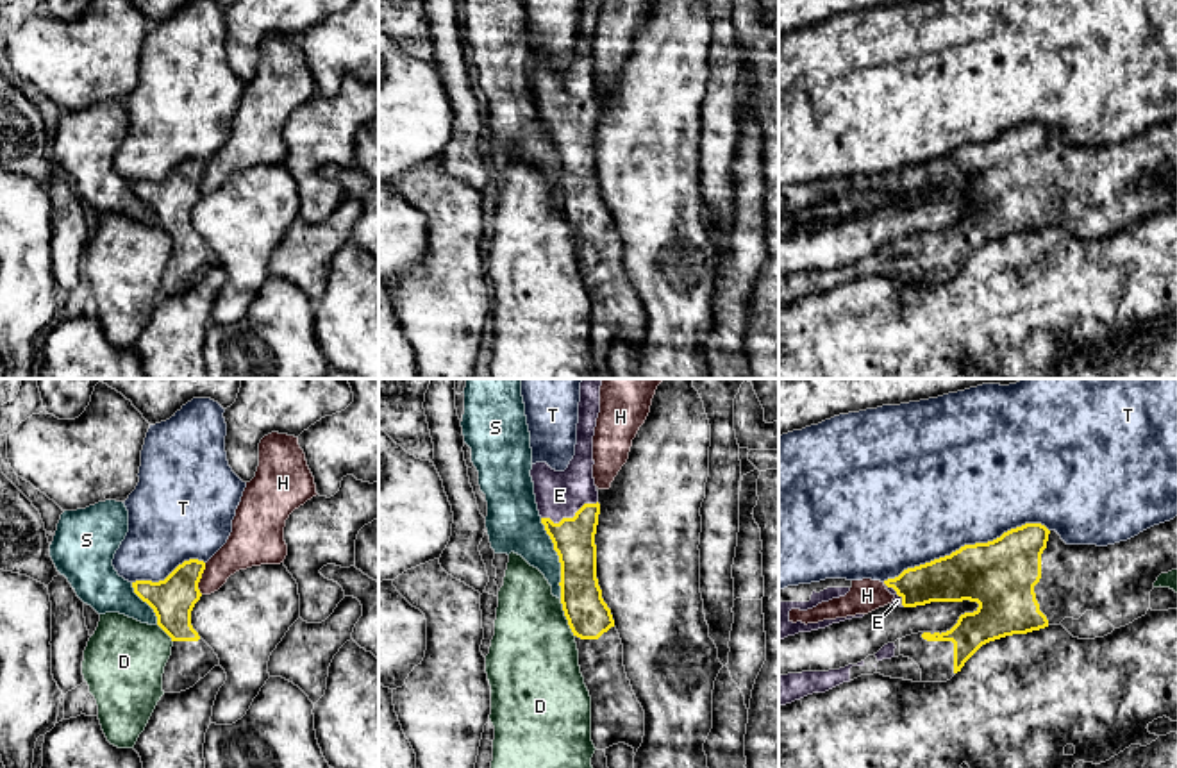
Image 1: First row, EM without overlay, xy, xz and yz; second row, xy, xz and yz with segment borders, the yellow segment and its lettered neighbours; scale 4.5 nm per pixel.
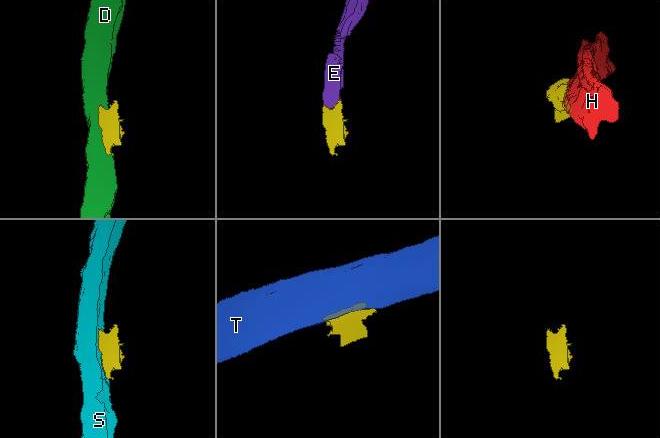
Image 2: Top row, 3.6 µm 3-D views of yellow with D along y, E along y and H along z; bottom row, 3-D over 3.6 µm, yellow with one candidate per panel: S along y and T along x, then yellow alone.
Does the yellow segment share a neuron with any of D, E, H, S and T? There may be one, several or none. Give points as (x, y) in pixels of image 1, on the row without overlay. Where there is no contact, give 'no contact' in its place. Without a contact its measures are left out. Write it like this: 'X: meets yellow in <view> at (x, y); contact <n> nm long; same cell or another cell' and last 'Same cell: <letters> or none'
D: meets yellow in xz at (567, 218); contact 190 nm long; another cell
E: meets yellow in xz at (568, 118); contact 260 nm long; same cell
H: meets yellow in xy at (200, 177); contact 150 nm long; another cell
S: meets yellow in xz at (559, 158); contact 380 nm long; another cell
T: meets yellow in yz at (965, 145); contact 800 nm long; another cell
Same cell: E

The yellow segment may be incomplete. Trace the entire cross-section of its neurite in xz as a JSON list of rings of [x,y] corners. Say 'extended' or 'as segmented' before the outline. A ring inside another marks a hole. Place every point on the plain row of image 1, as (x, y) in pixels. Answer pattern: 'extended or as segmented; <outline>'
extended; [[[600,0],[579,2],[575,55],[564,71],[532,64],[541,123],[561,163],[561,204],[575,236],[579,266],[591,296],[597,350],[625,343],[634,354],[645,336],[645,311],[623,266],[623,245],[597,179],[600,104],[593,79],[593,36]]]

